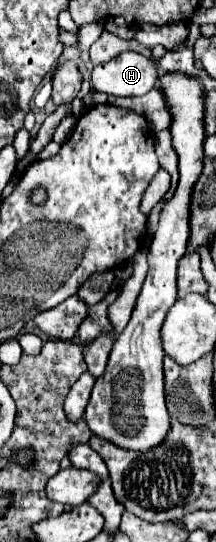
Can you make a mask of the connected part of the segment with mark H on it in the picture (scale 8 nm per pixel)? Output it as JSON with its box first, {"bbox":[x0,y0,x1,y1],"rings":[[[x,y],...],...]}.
{"bbox":[91,52,157,96],"rings":[[[123,52],[117,58],[93,68],[91,84],[97,92],[113,96],[143,96],[157,80],[151,58],[139,52]]]}

